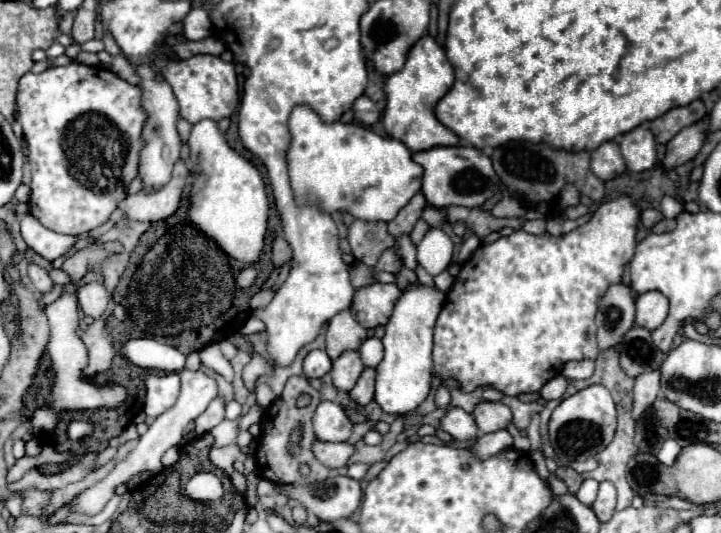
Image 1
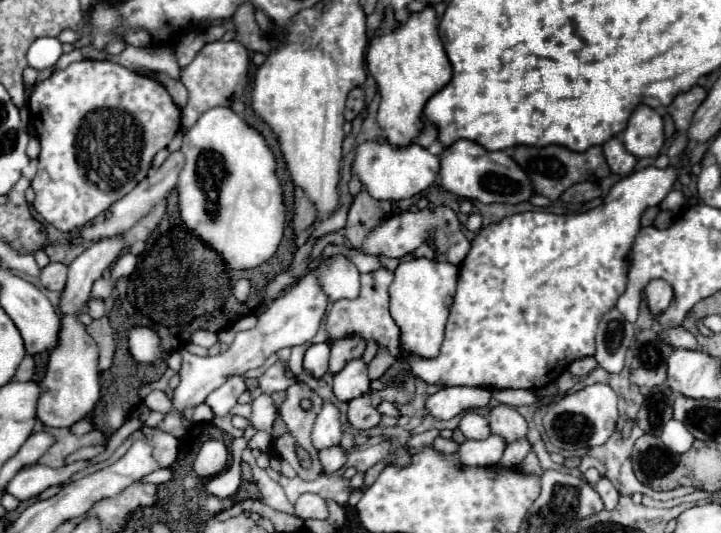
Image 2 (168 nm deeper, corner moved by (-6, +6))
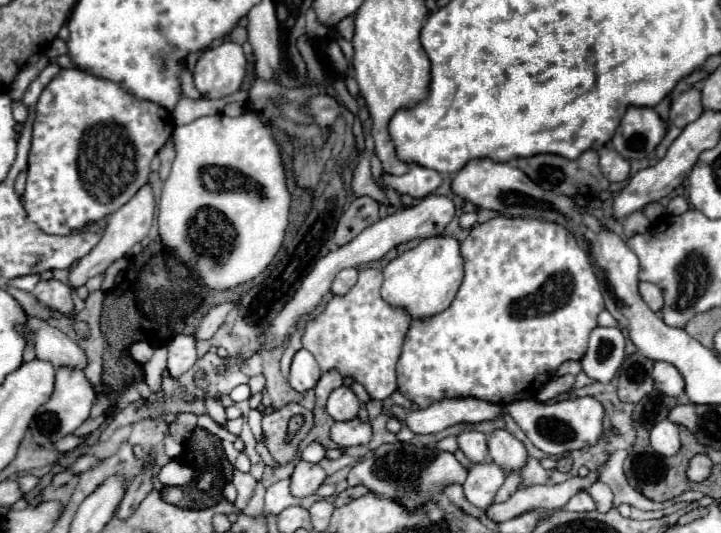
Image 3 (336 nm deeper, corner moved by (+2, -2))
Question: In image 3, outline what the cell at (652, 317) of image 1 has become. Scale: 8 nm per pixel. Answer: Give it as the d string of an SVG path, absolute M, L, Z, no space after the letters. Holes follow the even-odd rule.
M641 282L639 284L639 292L643 296L643 300L649 304L651 310L661 310L663 308L663 294L661 294L661 288L655 286L655 284L649 284L649 282Z

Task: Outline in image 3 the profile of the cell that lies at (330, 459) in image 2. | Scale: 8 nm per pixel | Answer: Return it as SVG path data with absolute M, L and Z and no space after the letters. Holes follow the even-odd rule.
M299 460L295 466L295 472L291 476L291 494L297 498L315 494L317 488L325 482L325 478L327 478L327 474L319 464Z

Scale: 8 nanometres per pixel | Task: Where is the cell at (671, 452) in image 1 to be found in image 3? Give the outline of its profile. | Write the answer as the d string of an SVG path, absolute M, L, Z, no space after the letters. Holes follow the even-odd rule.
M669 420L655 424L655 428L651 430L651 446L663 456L675 456L681 450L679 426Z

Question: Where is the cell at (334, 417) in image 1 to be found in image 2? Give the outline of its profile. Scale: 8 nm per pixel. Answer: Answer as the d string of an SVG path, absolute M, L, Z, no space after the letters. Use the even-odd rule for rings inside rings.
M325 404L313 426L313 434L311 434L313 446L317 450L339 446L341 434L343 432L341 432L341 422L339 422L339 410L333 404Z

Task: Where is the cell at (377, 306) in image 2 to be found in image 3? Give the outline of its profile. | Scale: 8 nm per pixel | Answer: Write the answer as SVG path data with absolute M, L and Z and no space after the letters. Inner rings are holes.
M371 268L359 270L357 284L345 296L331 296L325 310L307 324L305 334L303 334L303 346L315 356L315 360L321 366L321 372L329 372L331 368L339 368L339 372L343 372L343 376L353 376L357 382L361 382L373 400L385 400L397 390L395 364L401 356L403 340L405 340L409 326L411 326L411 318L407 316L407 312L389 306L381 298L381 294L379 294L381 282L383 282L381 270L371 270Z

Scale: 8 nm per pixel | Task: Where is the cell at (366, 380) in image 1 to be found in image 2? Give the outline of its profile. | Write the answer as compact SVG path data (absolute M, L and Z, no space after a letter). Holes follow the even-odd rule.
M363 394L363 396L359 396L359 398L355 398L355 400L349 402L347 418L349 418L351 428L355 428L355 430L369 430L369 428L373 428L373 426L379 424L381 414L371 404L369 394Z

